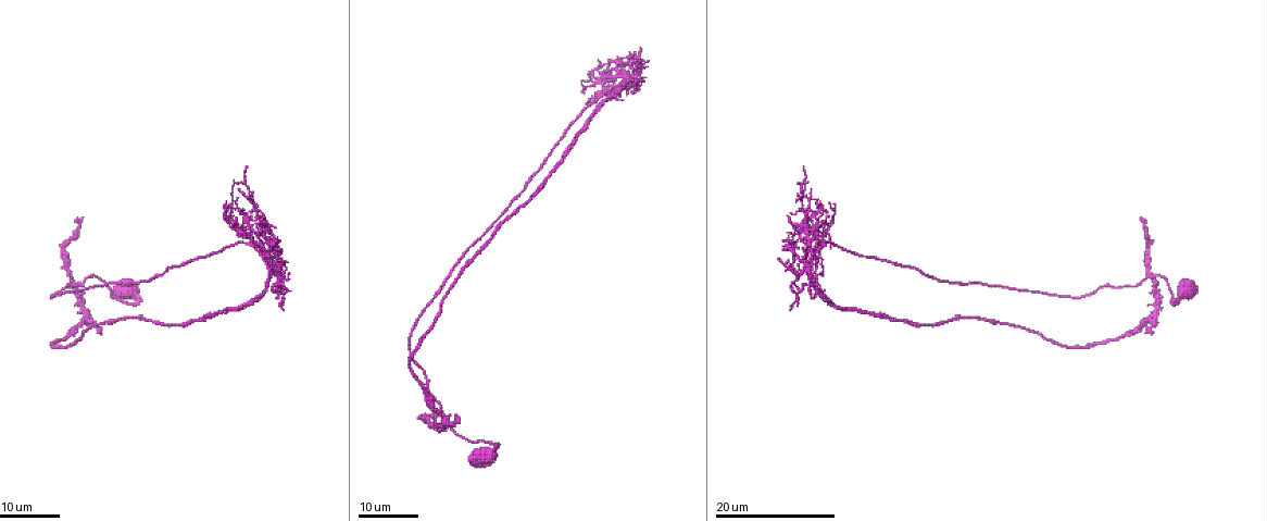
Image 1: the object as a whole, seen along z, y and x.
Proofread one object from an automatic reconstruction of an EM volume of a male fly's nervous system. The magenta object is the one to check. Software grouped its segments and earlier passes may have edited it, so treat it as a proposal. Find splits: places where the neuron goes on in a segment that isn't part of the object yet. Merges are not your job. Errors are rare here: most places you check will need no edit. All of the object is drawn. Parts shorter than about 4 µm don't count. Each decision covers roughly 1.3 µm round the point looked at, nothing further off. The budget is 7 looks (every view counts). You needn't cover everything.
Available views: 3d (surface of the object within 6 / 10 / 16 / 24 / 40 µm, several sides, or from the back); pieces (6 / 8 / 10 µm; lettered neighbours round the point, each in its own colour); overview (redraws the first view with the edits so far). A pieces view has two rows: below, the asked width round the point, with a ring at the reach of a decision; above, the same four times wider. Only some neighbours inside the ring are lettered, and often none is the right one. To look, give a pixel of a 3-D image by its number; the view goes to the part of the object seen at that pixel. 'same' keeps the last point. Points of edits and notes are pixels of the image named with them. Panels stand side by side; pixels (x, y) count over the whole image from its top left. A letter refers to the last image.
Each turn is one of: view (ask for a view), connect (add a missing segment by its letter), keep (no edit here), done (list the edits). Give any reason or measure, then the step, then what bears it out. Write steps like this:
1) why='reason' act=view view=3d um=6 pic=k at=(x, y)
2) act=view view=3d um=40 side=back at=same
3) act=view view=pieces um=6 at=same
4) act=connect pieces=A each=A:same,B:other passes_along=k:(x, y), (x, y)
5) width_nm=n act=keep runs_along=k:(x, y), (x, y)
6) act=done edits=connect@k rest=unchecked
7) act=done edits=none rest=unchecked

why='free end' act=view view=3d um=16 pic=1 at=(1143, 218)

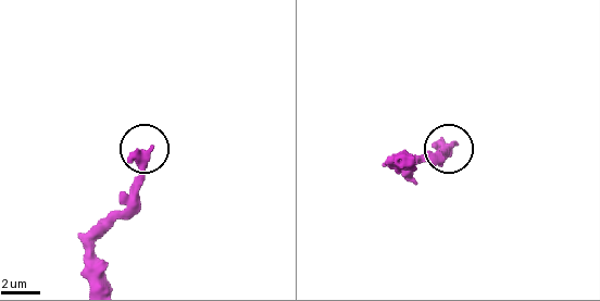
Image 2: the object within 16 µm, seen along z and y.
act=view view=pieces um=10 pic=2 at=(149, 150)

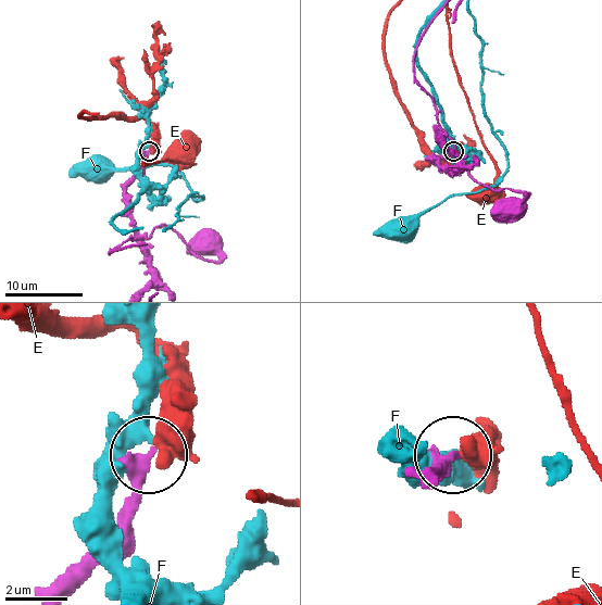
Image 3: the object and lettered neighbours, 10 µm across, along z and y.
act=keep each=E:other,F:other found='no lettered segment goes on from it'

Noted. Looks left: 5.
why='an open end' act=view view=3d um=24 pic=1 at=(280, 259)

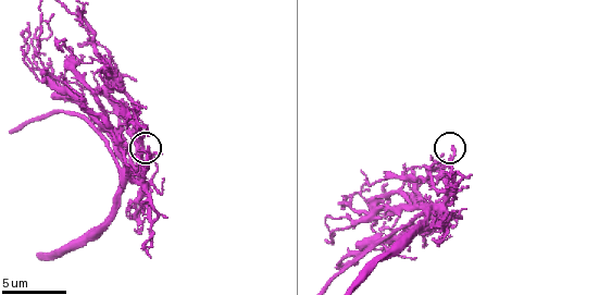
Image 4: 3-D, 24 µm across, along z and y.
act=view view=pieces um=10 pic=4 at=(150, 149)

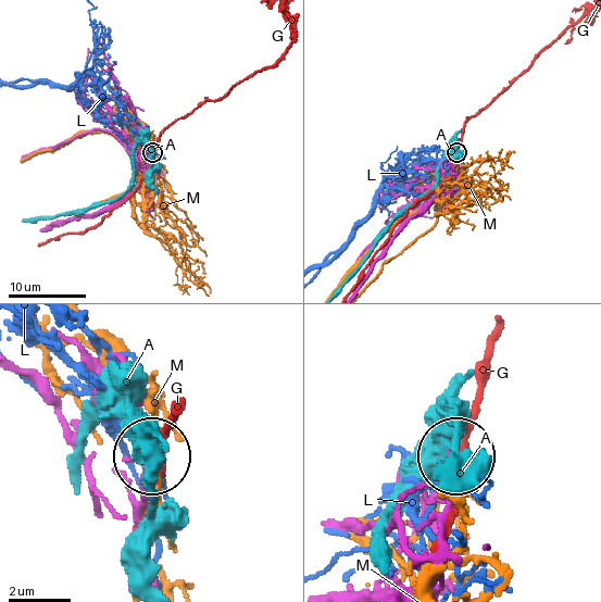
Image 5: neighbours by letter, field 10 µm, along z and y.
width_nm=150 act=keep each=A:other,G:other,L:other,M:other found='none of them fits'

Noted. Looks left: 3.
why='branch stops here' act=view view=3d um=10 pic=4 at=(144, 104)

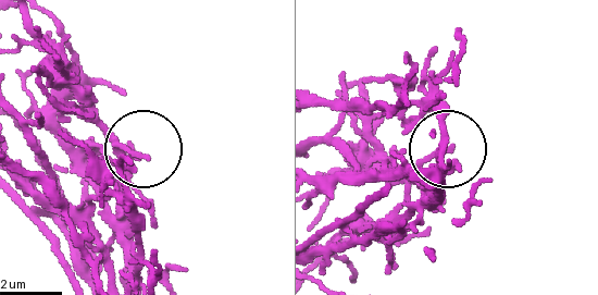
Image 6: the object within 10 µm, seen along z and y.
why='see the neighbours' act=view view=pieces um=10 pic=6 at=(143, 157)

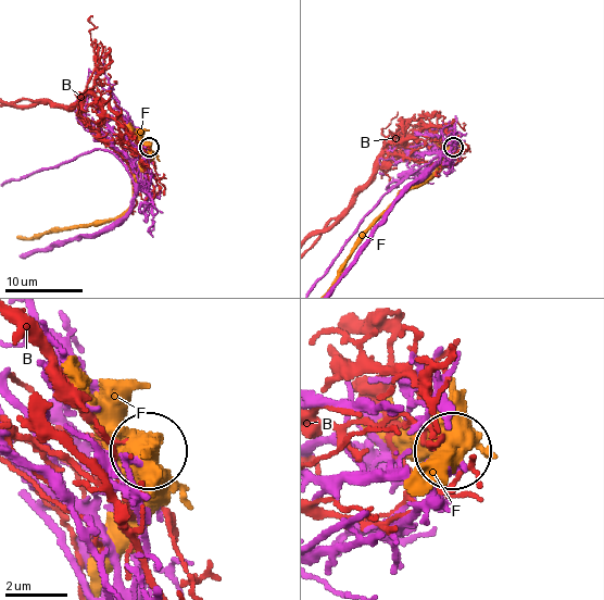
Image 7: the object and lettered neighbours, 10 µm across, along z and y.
width_nm=140 act=keep each=B:other,F:other found='no lettered segment goes on from it'

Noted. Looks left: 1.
why='tapers out' act=view view=pieces um=10 pic=4 at=(98, 55)

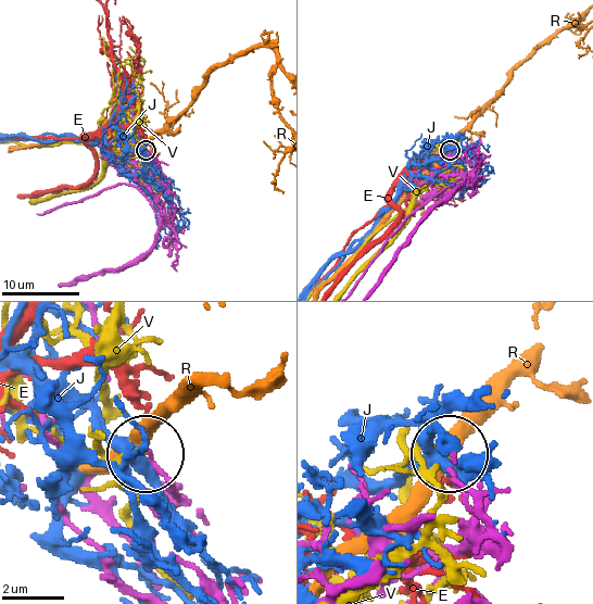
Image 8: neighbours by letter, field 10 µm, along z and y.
width_nm=130 act=keep each=E:other,J:other,R:other,V:other found='no lettered segment goes on from it'

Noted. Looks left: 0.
act=done edits=none rest=unchecked

